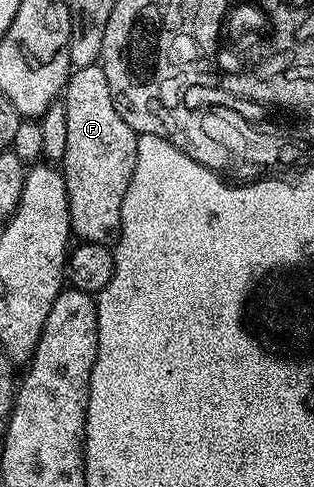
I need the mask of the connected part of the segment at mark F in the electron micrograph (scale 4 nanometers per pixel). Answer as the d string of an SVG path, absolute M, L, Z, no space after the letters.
M100 64L73 69L63 90L67 111L67 151L63 176L69 200L69 228L74 238L112 246L121 236L123 195L135 175L139 134L127 125L113 102Z

